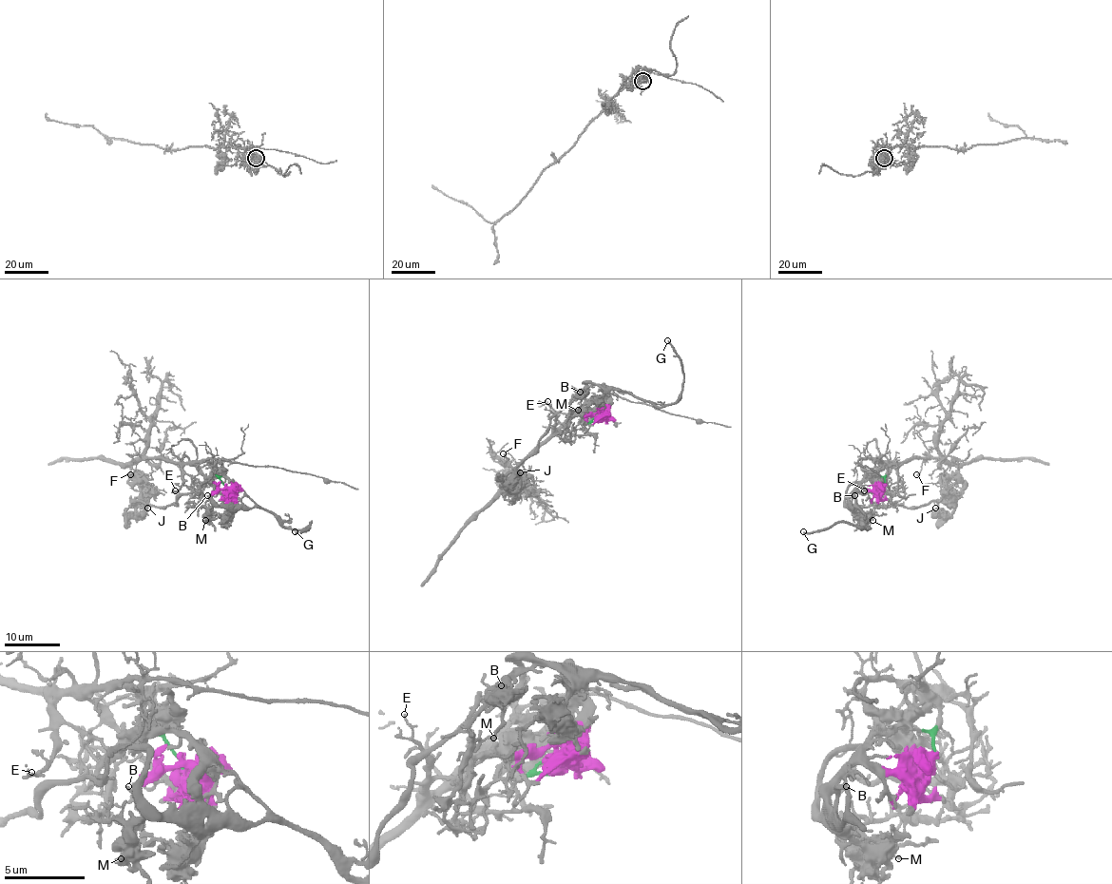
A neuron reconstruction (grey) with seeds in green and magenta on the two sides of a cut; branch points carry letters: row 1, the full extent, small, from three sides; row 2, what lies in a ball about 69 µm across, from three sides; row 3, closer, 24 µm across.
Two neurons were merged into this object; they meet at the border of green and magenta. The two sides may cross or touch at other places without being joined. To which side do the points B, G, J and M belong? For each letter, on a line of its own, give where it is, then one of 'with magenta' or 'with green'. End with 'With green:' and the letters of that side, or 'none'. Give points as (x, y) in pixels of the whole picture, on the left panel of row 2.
B: at (207, 495); with magenta
G: at (295, 531); with magenta
J: at (147, 508); with magenta
M: at (205, 520); with magenta
With green: none

